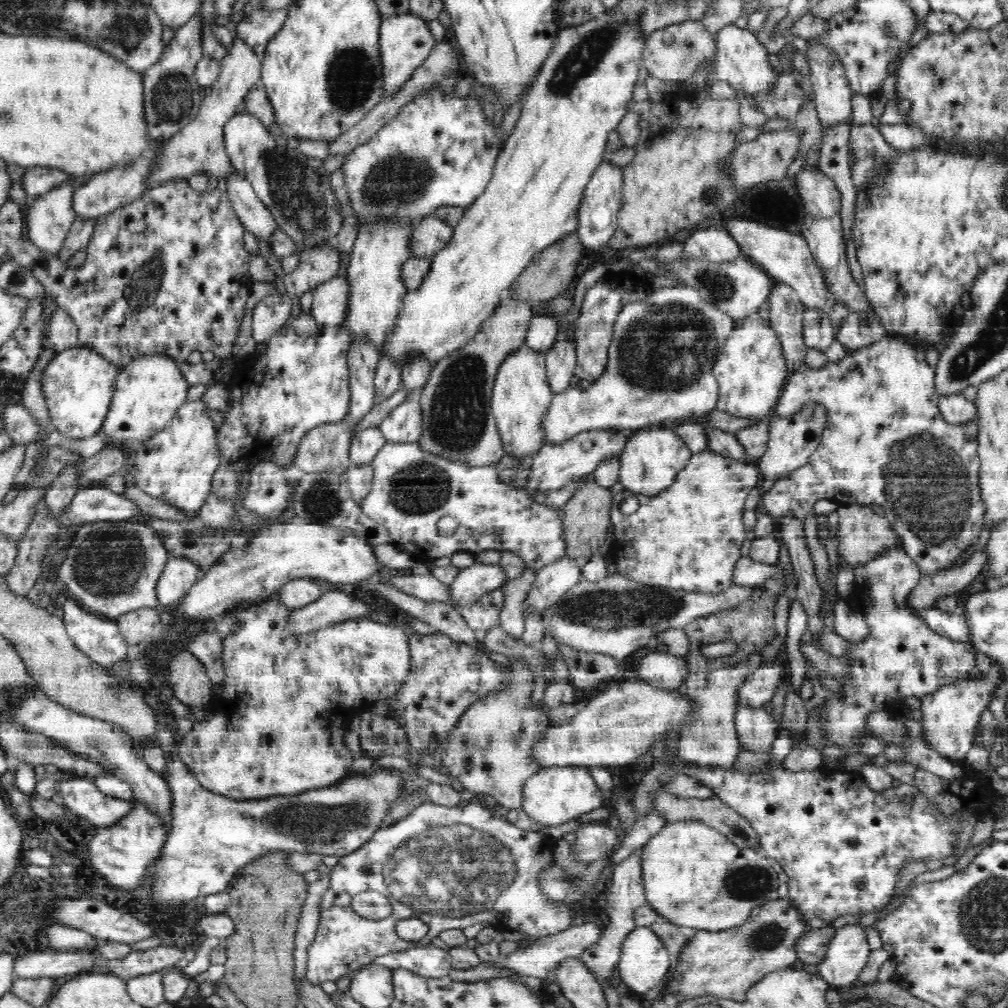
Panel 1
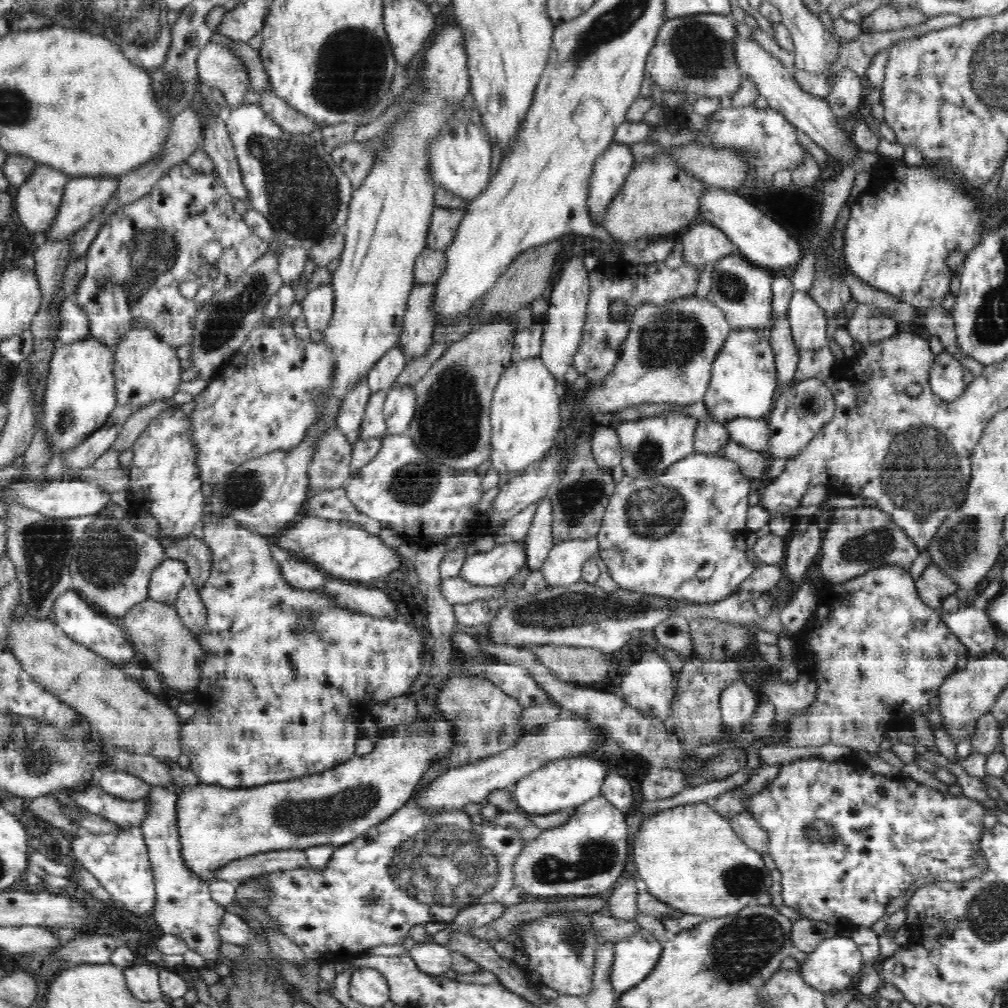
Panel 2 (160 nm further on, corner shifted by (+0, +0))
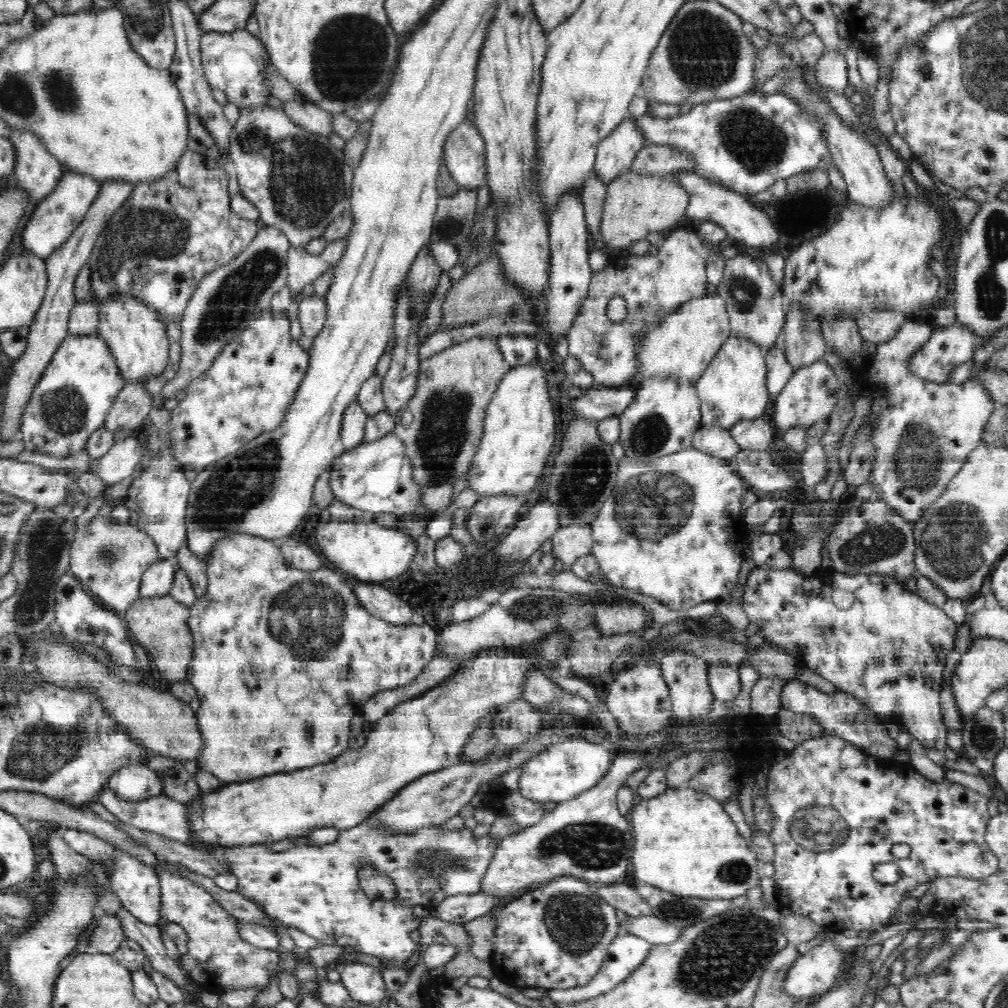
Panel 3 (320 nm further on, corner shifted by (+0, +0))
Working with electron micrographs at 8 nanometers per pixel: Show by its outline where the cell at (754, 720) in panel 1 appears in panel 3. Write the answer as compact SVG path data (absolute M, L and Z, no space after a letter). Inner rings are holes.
M716 663L708 668L708 680L714 698L731 701L741 689L739 670L724 663Z

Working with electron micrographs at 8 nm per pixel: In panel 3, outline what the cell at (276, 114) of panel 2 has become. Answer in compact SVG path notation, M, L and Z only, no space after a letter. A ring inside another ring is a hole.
M288 100L283 104L284 112L290 116L291 122L311 133L329 135L334 132L333 115L322 111L316 104L308 100Z

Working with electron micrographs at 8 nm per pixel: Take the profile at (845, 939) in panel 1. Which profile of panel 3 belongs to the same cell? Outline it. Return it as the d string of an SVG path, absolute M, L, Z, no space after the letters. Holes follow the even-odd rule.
M826 940L824 943L817 945L807 954L801 955L784 978L784 993L790 997L797 998L814 998L832 990L836 976L842 972L842 960L844 960L844 950L838 950L838 946L832 940Z

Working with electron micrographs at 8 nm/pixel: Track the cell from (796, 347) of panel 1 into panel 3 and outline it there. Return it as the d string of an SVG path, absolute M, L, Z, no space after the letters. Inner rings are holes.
M780 333L765 355L767 364L767 389L772 396L778 396L795 371L785 355L785 336Z

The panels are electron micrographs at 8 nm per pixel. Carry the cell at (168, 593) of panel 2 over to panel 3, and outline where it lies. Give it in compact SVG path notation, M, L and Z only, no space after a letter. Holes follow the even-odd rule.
M156 560L143 572L140 597L151 599L169 595L177 572L178 566L174 560Z

